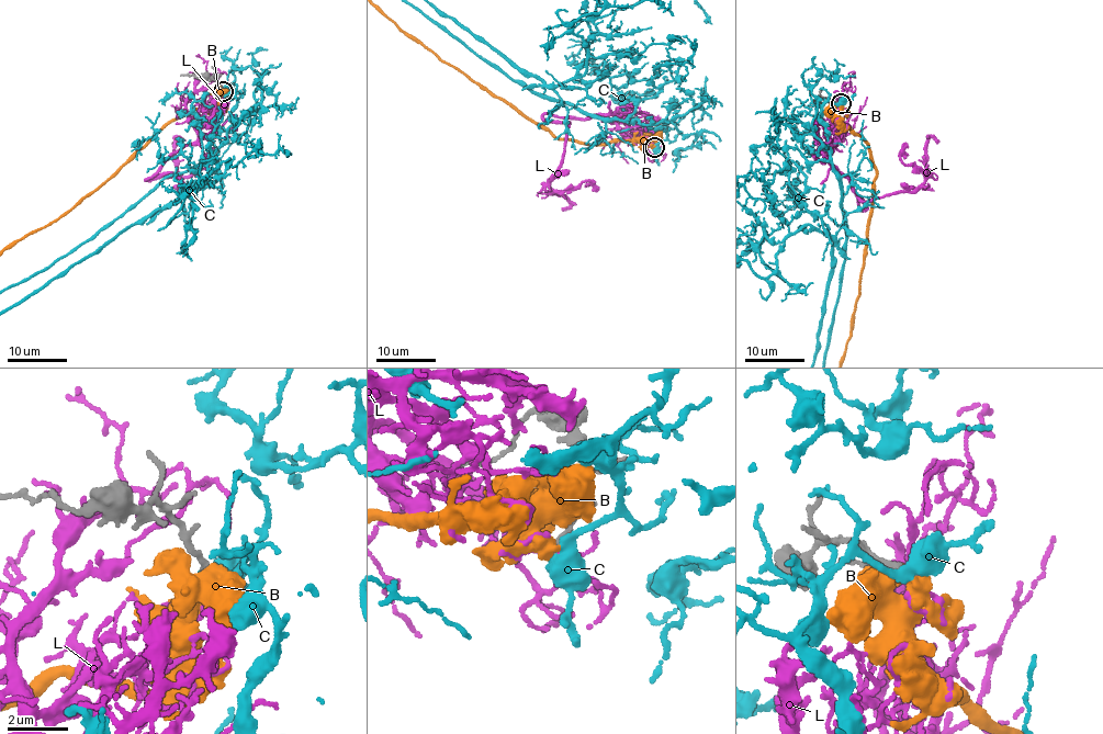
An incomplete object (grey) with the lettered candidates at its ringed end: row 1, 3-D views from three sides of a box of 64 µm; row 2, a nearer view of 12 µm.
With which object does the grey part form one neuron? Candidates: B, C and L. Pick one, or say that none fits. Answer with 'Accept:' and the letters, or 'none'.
Accept: C

